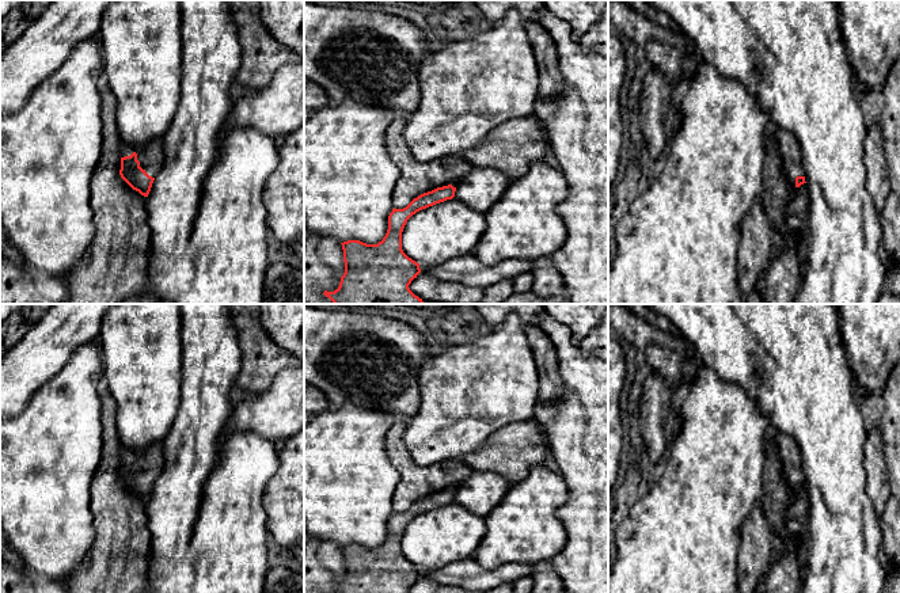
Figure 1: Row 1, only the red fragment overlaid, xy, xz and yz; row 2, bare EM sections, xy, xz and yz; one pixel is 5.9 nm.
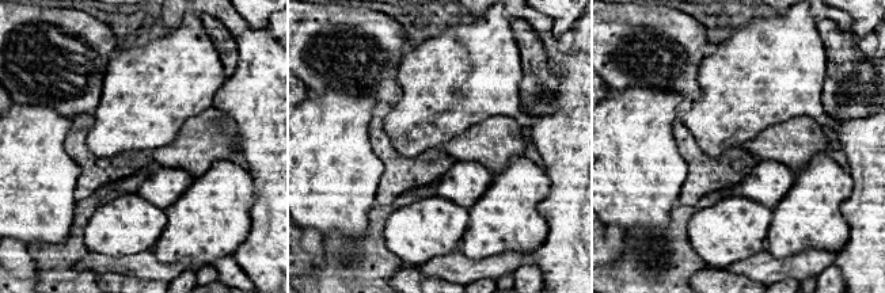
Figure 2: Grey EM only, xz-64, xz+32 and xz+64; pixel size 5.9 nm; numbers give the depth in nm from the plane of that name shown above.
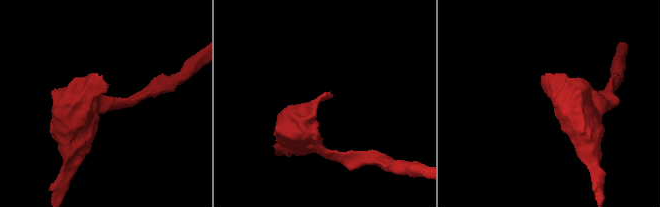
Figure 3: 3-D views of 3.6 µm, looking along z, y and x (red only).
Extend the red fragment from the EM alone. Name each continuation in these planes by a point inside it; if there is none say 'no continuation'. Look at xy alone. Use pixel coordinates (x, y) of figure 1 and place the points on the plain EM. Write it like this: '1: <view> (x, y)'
1: xy (151, 460)

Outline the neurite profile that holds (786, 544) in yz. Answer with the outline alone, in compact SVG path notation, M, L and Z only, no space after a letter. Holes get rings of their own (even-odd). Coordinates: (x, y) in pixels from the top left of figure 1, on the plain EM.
M808 489L793 493L786 524L774 539L772 565L755 593L800 593L802 575L798 565L798 535L808 533Z

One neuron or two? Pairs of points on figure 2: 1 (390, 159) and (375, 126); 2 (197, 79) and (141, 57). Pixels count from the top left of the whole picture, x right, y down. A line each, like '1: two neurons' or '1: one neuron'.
1: one neuron
2: one neuron

